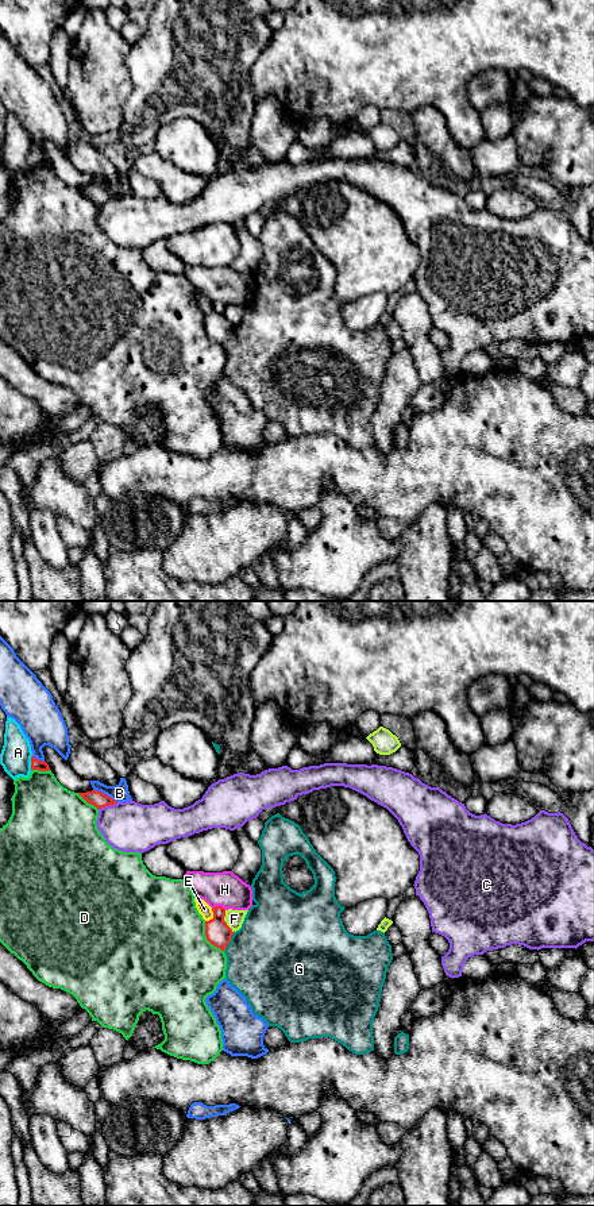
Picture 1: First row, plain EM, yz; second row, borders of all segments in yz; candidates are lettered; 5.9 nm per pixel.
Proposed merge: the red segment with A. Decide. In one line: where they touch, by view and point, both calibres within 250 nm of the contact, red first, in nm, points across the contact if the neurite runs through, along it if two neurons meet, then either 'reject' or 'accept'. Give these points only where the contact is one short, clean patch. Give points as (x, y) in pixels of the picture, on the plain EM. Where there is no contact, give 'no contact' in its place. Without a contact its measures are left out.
meets red in yz at (31, 157); 60 nm thick on the red side, 190 nm on the other; reject

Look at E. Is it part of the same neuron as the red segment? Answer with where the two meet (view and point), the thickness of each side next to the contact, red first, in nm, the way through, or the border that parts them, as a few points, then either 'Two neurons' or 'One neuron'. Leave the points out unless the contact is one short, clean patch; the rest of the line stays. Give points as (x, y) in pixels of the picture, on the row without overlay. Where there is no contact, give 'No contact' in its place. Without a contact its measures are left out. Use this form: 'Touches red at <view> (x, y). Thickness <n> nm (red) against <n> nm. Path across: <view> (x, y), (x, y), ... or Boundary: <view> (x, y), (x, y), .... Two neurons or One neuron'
Touches red at yz (213, 311). Thickness 150 nm (red) against 80 nm. One neuron

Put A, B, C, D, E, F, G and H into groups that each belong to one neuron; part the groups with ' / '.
A / B / C / D / E / F / G / H

